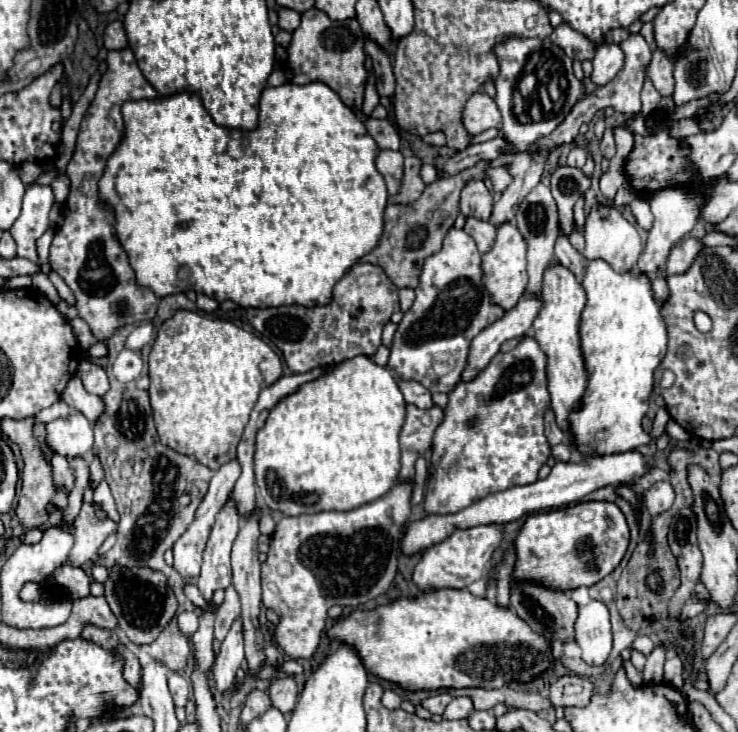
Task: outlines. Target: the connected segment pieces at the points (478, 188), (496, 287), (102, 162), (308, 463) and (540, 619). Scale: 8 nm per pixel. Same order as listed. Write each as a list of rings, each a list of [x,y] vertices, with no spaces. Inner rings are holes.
[[[480,180],[468,182],[460,196],[460,212],[466,218],[474,216],[478,220],[488,222],[492,208],[494,208],[494,200],[492,200],[492,194],[488,192],[488,188],[484,186],[484,182],[480,182]]]
[[[504,222],[496,228],[496,242],[494,248],[482,256],[482,272],[484,272],[484,284],[492,296],[492,302],[502,306],[504,310],[510,310],[516,306],[518,298],[524,294],[528,284],[528,272],[526,272],[526,240],[522,238],[520,230],[512,222]]]
[[[130,48],[110,50],[106,62],[108,70],[100,80],[94,102],[84,114],[74,156],[66,166],[72,186],[64,206],[64,224],[54,234],[50,246],[52,270],[62,276],[74,292],[76,310],[98,340],[108,340],[122,326],[148,322],[150,312],[154,312],[154,294],[136,284],[134,270],[116,236],[114,210],[100,200],[98,180],[106,168],[106,160],[124,138],[122,104],[130,100],[154,100],[158,98],[158,92],[142,76]]]
[[[368,356],[328,366],[324,376],[302,384],[298,392],[284,398],[256,434],[254,462],[262,500],[270,510],[286,516],[302,516],[324,510],[348,512],[388,494],[400,472],[398,434],[404,426],[404,416],[406,402],[388,368],[374,364]]]
[[[510,582],[510,604],[514,612],[536,632],[542,634],[552,646],[574,642],[574,622],[578,618],[578,608],[566,592],[552,592],[542,586],[526,582]]]

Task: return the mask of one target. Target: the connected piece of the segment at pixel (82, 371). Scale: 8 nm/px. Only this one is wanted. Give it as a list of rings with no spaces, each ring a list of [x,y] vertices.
[[[82,360],[78,370],[76,370],[76,376],[82,380],[84,388],[90,392],[90,394],[106,394],[108,392],[108,376],[104,372],[104,368],[100,368],[98,364],[90,362],[90,360]]]

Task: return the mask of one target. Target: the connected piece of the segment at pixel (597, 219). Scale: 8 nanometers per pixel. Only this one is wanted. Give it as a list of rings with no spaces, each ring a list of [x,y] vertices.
[[[596,204],[592,206],[588,218],[586,218],[586,248],[584,248],[584,256],[588,260],[594,260],[594,258],[602,258],[606,260],[616,272],[626,272],[626,270],[632,270],[642,254],[642,240],[640,240],[640,234],[636,230],[634,224],[630,224],[620,212],[616,206],[612,204]]]

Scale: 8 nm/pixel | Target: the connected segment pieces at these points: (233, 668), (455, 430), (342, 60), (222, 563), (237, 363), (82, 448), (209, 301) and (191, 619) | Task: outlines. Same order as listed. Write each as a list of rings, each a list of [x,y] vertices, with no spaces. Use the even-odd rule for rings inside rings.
[[[240,620],[234,622],[228,636],[220,644],[220,652],[212,666],[212,688],[214,692],[226,692],[232,688],[236,672],[244,662],[244,636]]]
[[[526,336],[514,350],[502,354],[498,352],[490,364],[480,370],[472,380],[460,380],[448,392],[448,406],[444,408],[444,420],[432,438],[432,458],[436,464],[430,472],[426,486],[424,508],[428,514],[452,514],[458,512],[486,494],[498,490],[508,490],[518,484],[532,484],[538,480],[538,470],[552,456],[550,444],[544,436],[544,412],[550,408],[548,376],[546,376],[546,354],[540,350],[538,342]],[[470,418],[480,418],[476,426],[470,426]]]
[[[312,8],[302,14],[302,24],[292,32],[292,42],[288,46],[288,58],[282,62],[286,82],[292,84],[310,84],[324,82],[328,84],[342,102],[354,112],[362,112],[364,104],[364,84],[368,78],[364,60],[364,34],[356,18],[334,22],[324,12]]]
[[[230,498],[226,506],[218,512],[218,518],[210,530],[208,544],[204,550],[204,564],[198,578],[198,588],[204,598],[210,600],[212,592],[218,588],[226,588],[232,582],[232,570],[230,570],[230,550],[232,542],[238,534],[240,526],[240,512],[236,502]]]
[[[178,310],[160,326],[150,350],[150,404],[160,442],[180,454],[196,458],[212,470],[218,470],[236,456],[236,446],[242,438],[242,430],[258,400],[258,394],[266,386],[272,386],[280,376],[282,362],[278,354],[258,336],[234,326],[228,320]]]
[[[80,412],[46,424],[46,444],[64,458],[84,456],[94,446],[94,432],[88,418]]]
[[[202,293],[197,294],[196,304],[200,310],[204,310],[207,313],[212,313],[219,308],[218,302],[214,302],[214,299]]]
[[[196,611],[180,613],[177,616],[177,622],[182,633],[186,634],[188,638],[192,637],[200,624],[199,616],[196,616]]]

